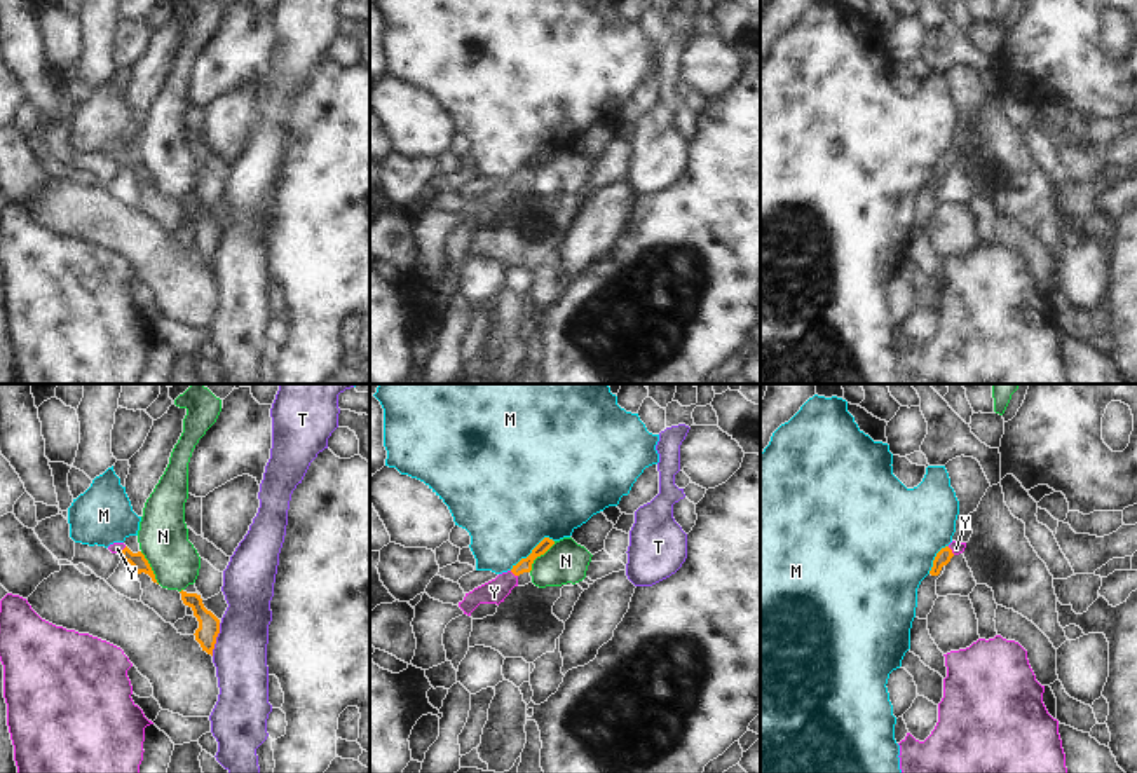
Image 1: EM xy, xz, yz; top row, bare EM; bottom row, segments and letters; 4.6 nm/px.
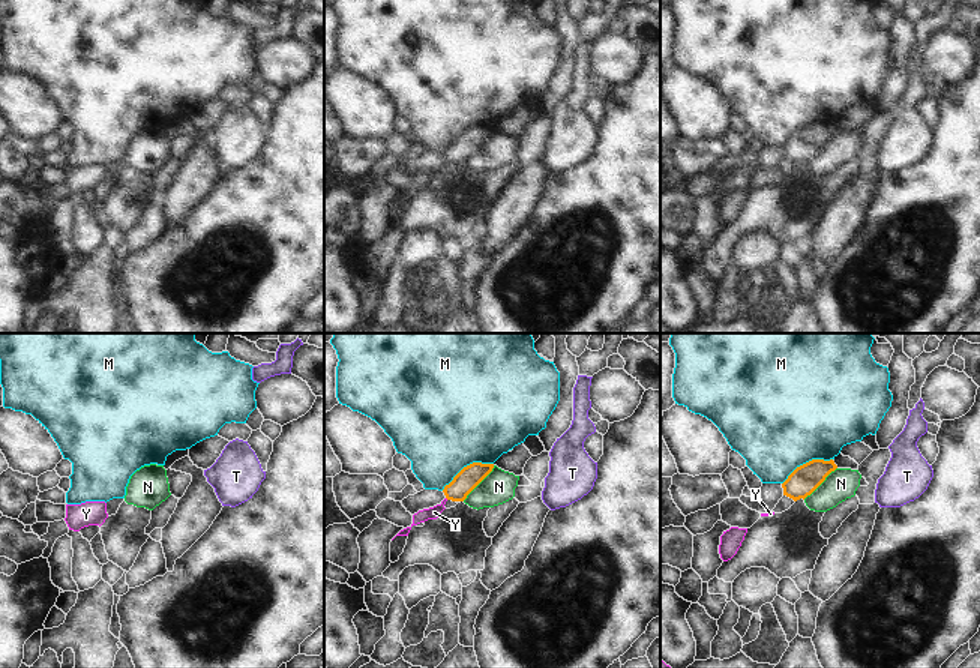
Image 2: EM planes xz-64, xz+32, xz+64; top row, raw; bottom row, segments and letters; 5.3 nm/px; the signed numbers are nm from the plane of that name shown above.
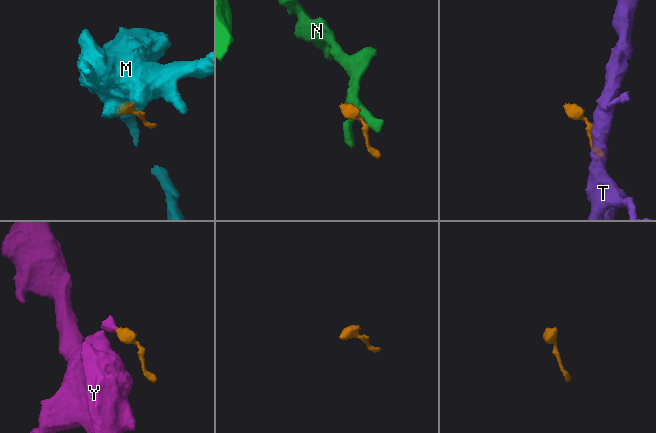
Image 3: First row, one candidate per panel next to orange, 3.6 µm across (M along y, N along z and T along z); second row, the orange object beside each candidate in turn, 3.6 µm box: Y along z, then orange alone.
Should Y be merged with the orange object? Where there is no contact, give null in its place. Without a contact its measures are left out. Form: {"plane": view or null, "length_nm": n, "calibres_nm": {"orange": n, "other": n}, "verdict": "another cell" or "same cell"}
{"plane": "xz", "length_nm": 50, "calibres_nm": {"orange": 60, "other": 110}, "verdict": "same cell"}

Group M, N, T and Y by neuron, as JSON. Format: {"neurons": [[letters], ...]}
{"neurons": [["M"], ["N"], ["T"], ["Y"]]}

